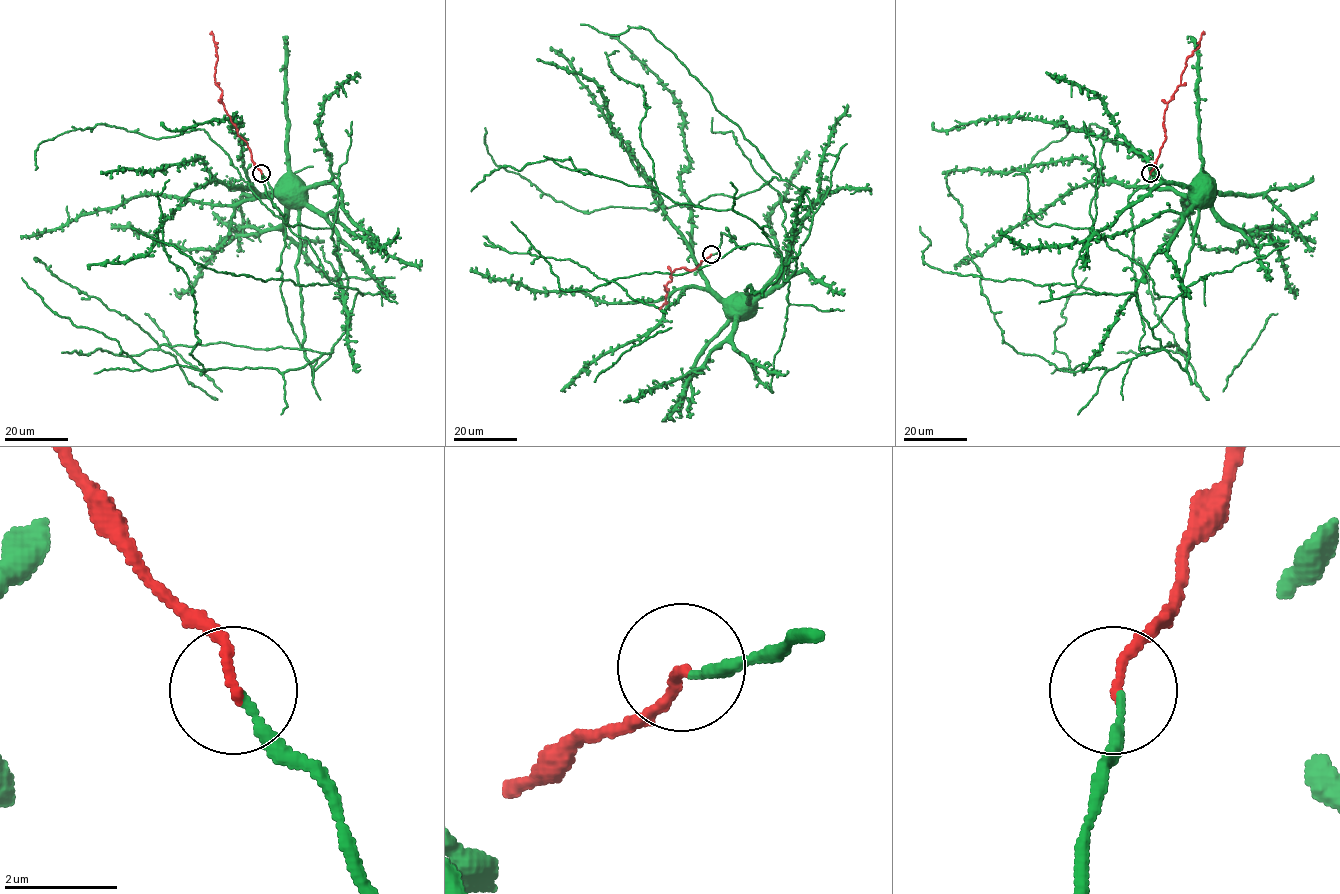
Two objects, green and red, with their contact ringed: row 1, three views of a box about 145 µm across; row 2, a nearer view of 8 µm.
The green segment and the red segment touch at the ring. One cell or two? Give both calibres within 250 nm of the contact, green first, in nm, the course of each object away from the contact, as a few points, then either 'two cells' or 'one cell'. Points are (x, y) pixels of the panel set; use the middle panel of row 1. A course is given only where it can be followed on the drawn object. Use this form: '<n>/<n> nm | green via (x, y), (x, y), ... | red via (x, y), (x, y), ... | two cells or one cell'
160/160 nm | green via (711, 255), (722, 232), (741, 248), (759, 244), (781, 255), (778, 278), (756, 293), (749, 285), (743, 299) | red via (710, 254), (693, 270), (682, 267), (671, 272), (671, 280), (664, 285), (666, 302), (660, 309) | one cell

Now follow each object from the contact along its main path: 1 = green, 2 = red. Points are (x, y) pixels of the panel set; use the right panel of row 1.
1: (1150, 173), (1128, 199), (1139, 349), (1165, 349), (1184, 369), (1180, 285), (1195, 196)
2: (1149, 173), (1165, 140), (1163, 122), (1168, 102), (1180, 82), (1187, 59), (1199, 45), (1204, 32)

